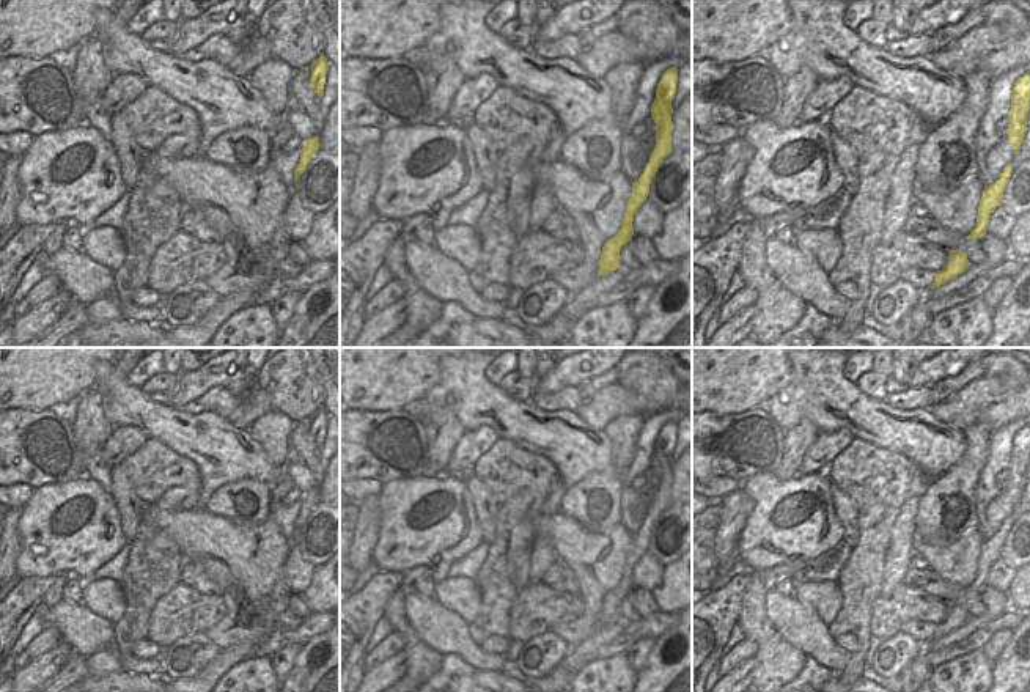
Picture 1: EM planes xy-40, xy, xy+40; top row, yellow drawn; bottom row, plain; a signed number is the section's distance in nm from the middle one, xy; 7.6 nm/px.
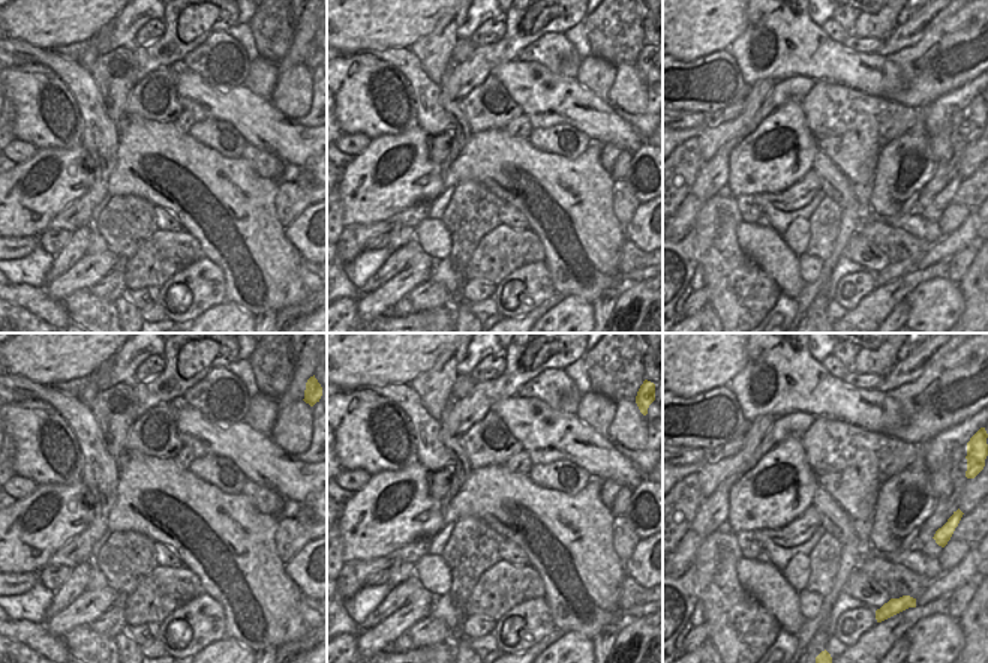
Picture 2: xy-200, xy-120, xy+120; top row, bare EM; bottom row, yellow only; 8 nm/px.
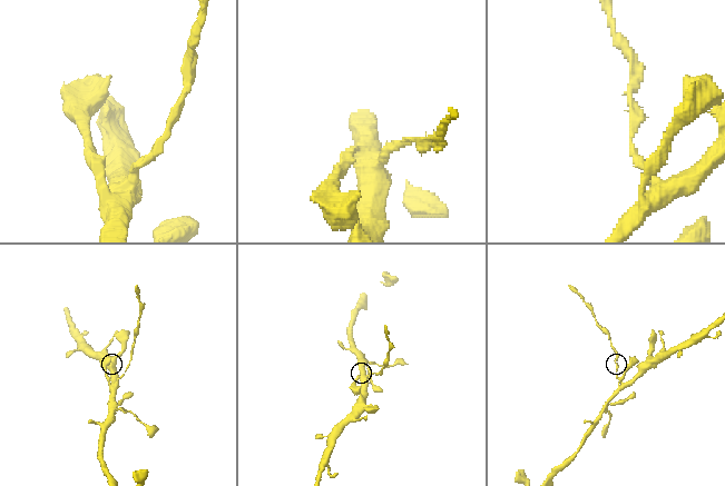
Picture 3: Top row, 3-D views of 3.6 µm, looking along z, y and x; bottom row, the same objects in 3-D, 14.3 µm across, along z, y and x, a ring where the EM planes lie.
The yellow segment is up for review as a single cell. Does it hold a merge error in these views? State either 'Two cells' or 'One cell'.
Two cells.

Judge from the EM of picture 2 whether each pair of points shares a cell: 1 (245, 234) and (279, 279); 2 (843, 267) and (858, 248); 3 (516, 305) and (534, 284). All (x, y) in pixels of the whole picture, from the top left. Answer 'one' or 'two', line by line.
1: one
2: two
3: one

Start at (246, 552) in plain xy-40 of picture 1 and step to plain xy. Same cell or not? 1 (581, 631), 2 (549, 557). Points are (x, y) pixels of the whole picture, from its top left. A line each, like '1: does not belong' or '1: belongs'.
1: belongs
2: does not belong

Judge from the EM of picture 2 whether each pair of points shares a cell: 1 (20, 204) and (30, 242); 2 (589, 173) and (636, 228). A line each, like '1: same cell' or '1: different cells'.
1: different cells
2: different cells

